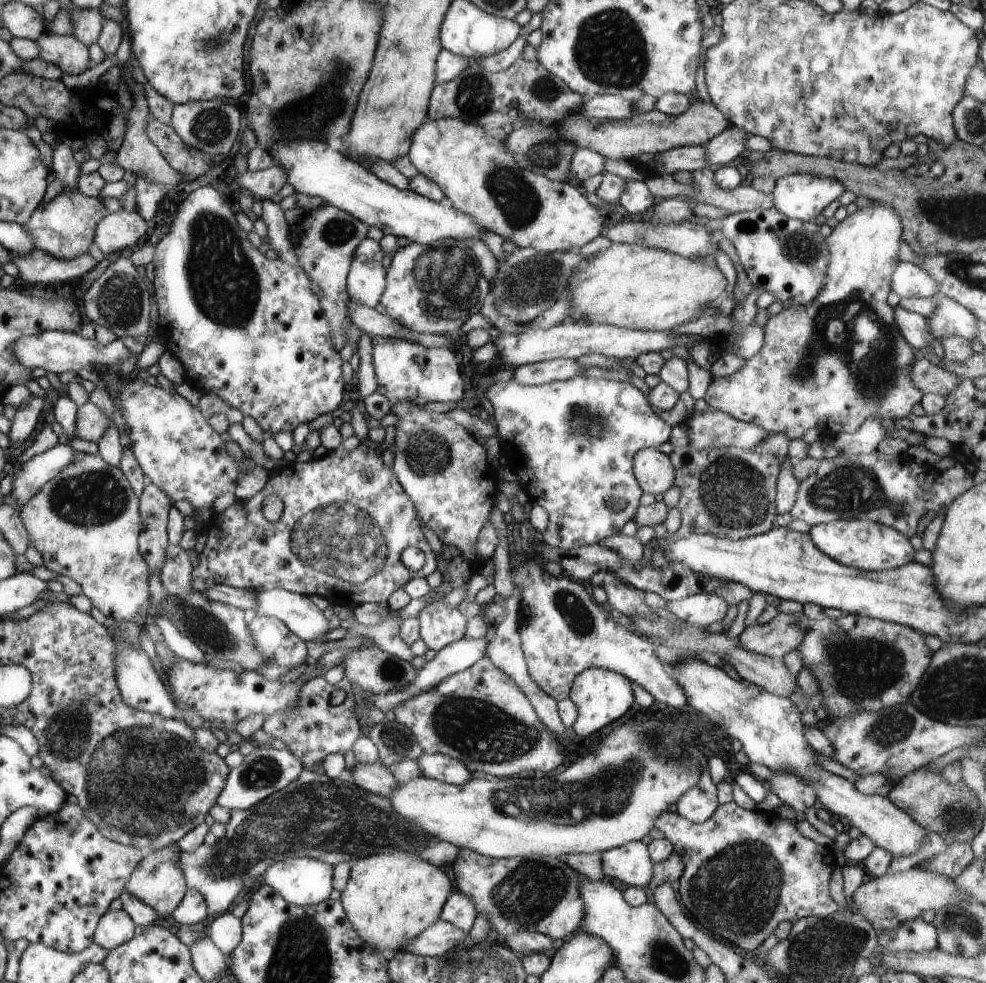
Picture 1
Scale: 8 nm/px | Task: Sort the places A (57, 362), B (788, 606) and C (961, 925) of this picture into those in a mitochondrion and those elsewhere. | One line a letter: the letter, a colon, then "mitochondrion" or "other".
A: other
B: other
C: mitochondrion

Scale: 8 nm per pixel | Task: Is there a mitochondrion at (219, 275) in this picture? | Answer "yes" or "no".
yes

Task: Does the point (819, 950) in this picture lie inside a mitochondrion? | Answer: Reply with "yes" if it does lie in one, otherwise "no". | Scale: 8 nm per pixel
yes

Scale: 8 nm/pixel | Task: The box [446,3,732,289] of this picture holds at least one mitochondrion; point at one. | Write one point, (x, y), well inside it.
(609, 49)

